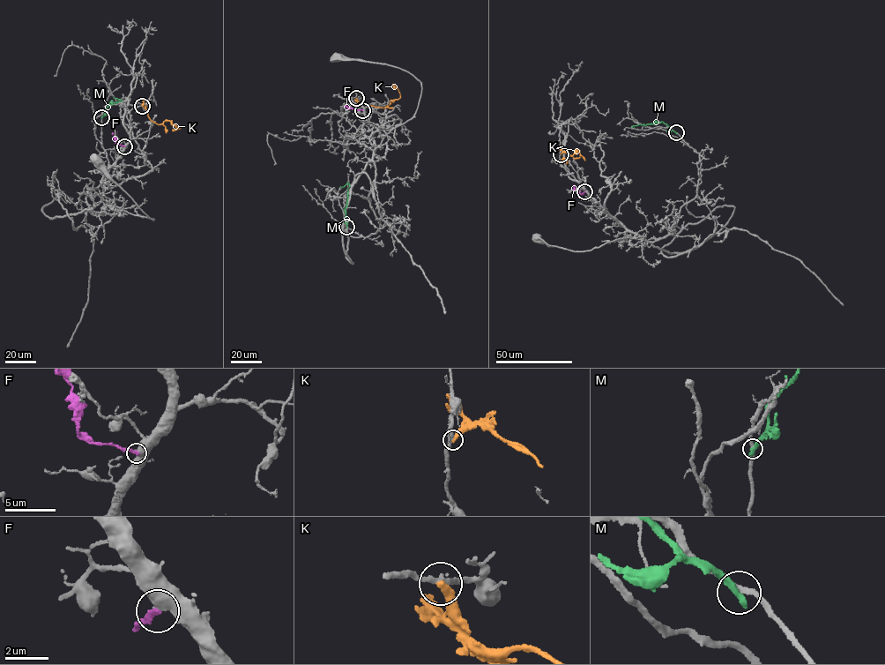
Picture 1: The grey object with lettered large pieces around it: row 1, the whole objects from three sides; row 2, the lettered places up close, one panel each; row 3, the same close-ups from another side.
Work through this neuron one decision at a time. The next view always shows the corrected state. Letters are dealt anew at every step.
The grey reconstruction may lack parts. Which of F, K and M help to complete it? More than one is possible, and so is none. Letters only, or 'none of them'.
none of them

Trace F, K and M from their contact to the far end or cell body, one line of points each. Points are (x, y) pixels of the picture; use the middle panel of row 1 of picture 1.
F: (362, 110), (348, 107)
K: (356, 98), (359, 102), (383, 108), (391, 100), (400, 97), (397, 87), (394, 89)
M: (346, 227), (345, 209), (349, 184), (340, 186)

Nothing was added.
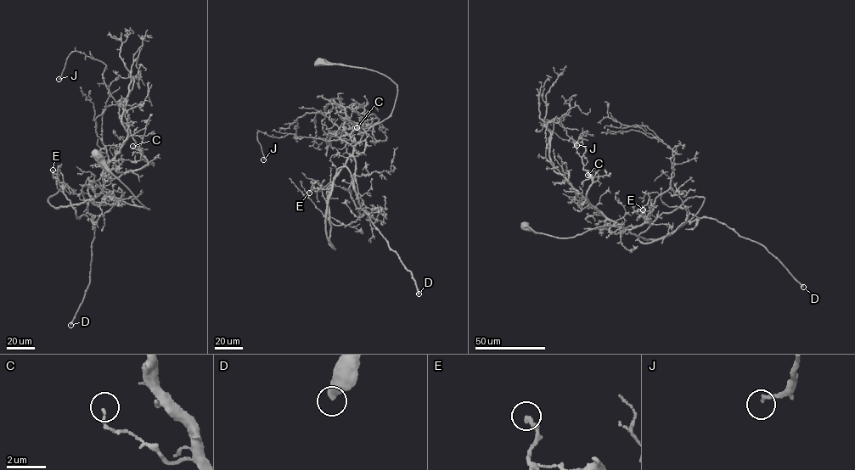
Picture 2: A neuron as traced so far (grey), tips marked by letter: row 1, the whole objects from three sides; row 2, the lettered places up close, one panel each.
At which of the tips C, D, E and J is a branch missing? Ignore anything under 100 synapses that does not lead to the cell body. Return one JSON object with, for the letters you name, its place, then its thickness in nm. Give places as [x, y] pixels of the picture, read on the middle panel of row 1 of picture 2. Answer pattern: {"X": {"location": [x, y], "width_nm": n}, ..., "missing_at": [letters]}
{"D": {"location": [419, 293], "width_nm": 460}, "missing_at": ["D"]}

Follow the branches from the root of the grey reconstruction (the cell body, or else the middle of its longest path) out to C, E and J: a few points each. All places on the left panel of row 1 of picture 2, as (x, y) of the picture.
C: (97, 154), (149, 209), (103, 192), (106, 181), (148, 164), (143, 153), (132, 146)
E: (97, 154), (149, 209), (103, 193), (55, 209), (47, 199), (61, 188), (60, 181), (64, 190), (53, 170)
J: (97, 154), (149, 209), (103, 192), (106, 181), (148, 164), (104, 81), (105, 64), (72, 51), (59, 79)

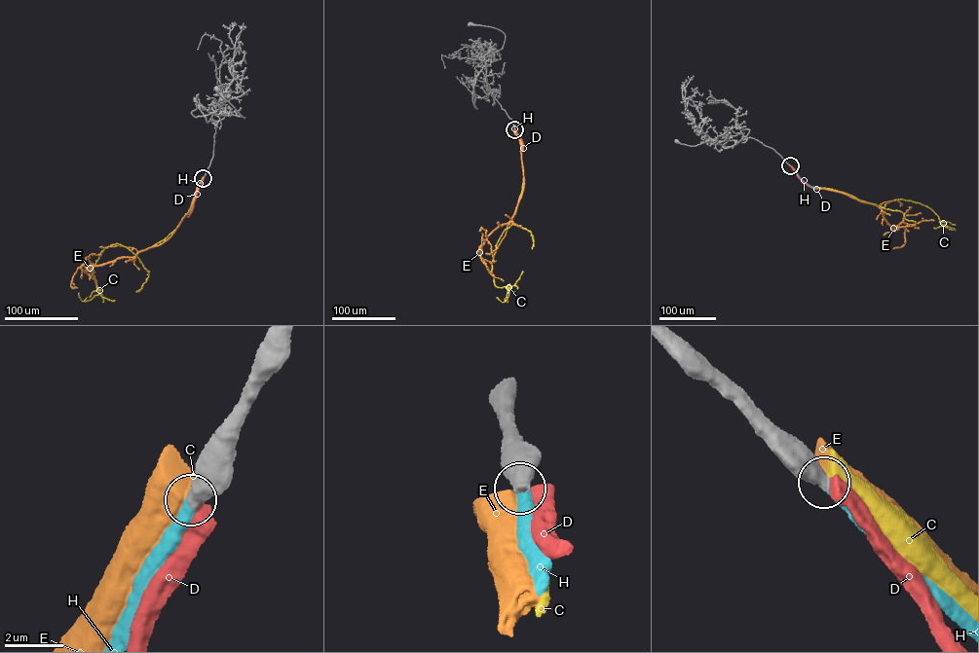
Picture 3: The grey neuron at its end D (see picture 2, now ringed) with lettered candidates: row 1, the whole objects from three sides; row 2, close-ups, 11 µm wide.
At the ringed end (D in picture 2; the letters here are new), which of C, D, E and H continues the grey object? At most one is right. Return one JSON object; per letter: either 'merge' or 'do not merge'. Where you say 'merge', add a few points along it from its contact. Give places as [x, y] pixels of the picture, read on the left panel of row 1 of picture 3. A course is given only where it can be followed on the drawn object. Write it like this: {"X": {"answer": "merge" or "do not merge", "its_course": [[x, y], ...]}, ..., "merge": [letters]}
{"C": {"answer": "do not merge"}, "D": {"answer": "do not merge"}, "E": {"answer": "do not merge"}, "H": {"answer": "merge", "its_course": [[203, 178], [188, 213]]}, "merge": ["H"]}

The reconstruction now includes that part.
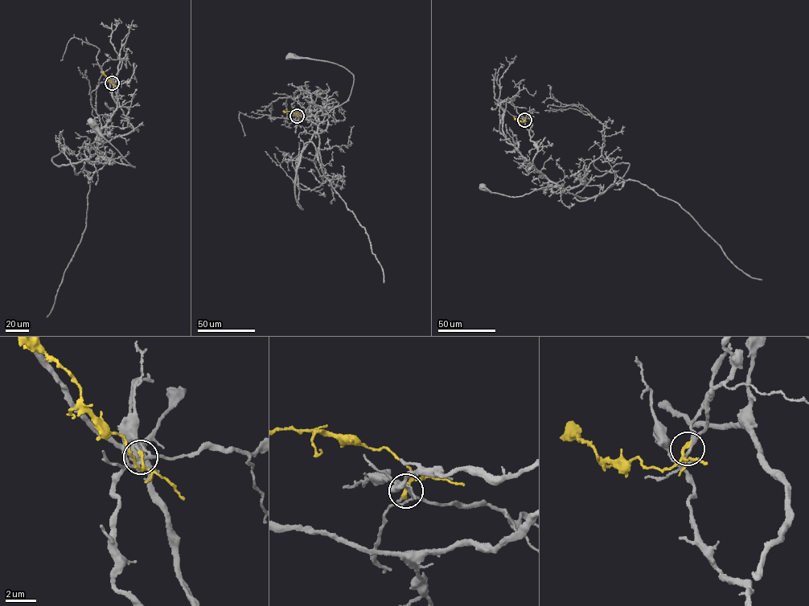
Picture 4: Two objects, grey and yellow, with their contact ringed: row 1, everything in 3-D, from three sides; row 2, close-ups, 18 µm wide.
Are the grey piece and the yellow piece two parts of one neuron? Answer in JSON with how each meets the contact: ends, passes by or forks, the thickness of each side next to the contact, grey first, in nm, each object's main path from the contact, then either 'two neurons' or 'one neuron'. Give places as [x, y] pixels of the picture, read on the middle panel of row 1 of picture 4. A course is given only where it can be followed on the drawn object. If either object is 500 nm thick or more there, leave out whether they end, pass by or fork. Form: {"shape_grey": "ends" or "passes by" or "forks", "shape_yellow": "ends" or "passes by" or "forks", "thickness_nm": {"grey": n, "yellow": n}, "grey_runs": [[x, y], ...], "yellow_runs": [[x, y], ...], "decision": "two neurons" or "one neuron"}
{"shape_grey": "forks", "shape_yellow": "passes by", "thickness_nm": {"grey": 140, "yellow": 190}, "grey_runs": [[297, 116], [333, 108], [334, 99], [317, 112], [321, 122], [348, 100], [354, 80], [334, 63], [289, 55]], "yellow_runs": [[297, 116], [290, 111], [283, 111]], "decision": "one neuron"}

